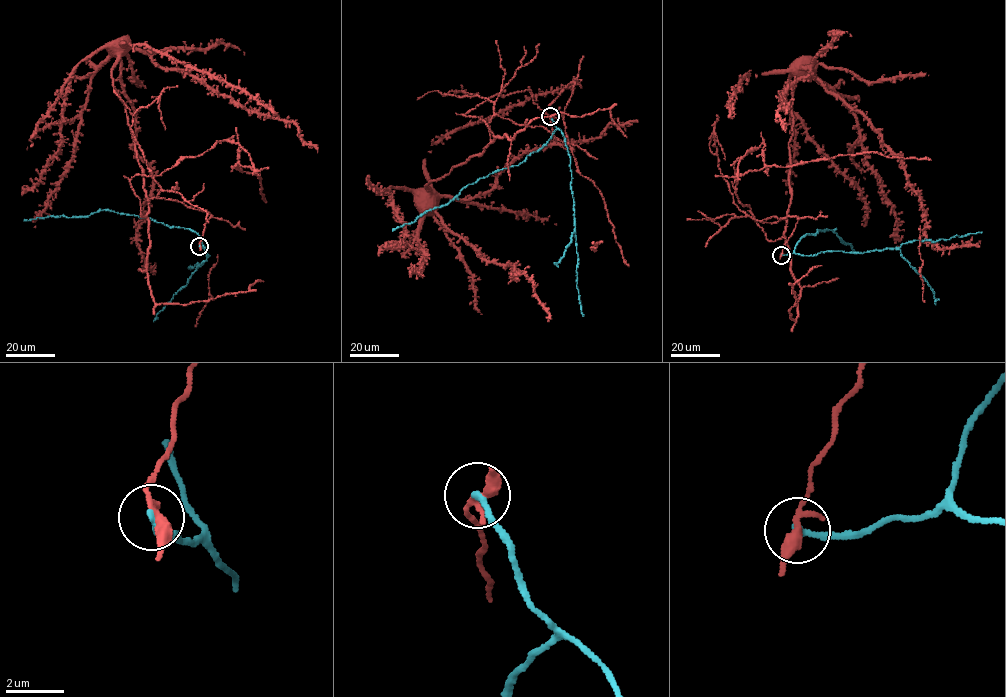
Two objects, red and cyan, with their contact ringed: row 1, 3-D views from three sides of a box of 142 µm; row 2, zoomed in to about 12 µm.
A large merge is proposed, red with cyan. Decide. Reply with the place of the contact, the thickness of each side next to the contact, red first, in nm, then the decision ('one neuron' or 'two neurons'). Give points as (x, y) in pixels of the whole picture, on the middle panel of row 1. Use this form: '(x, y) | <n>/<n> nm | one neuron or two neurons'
(550, 116) | 260/220 nm | two neurons

